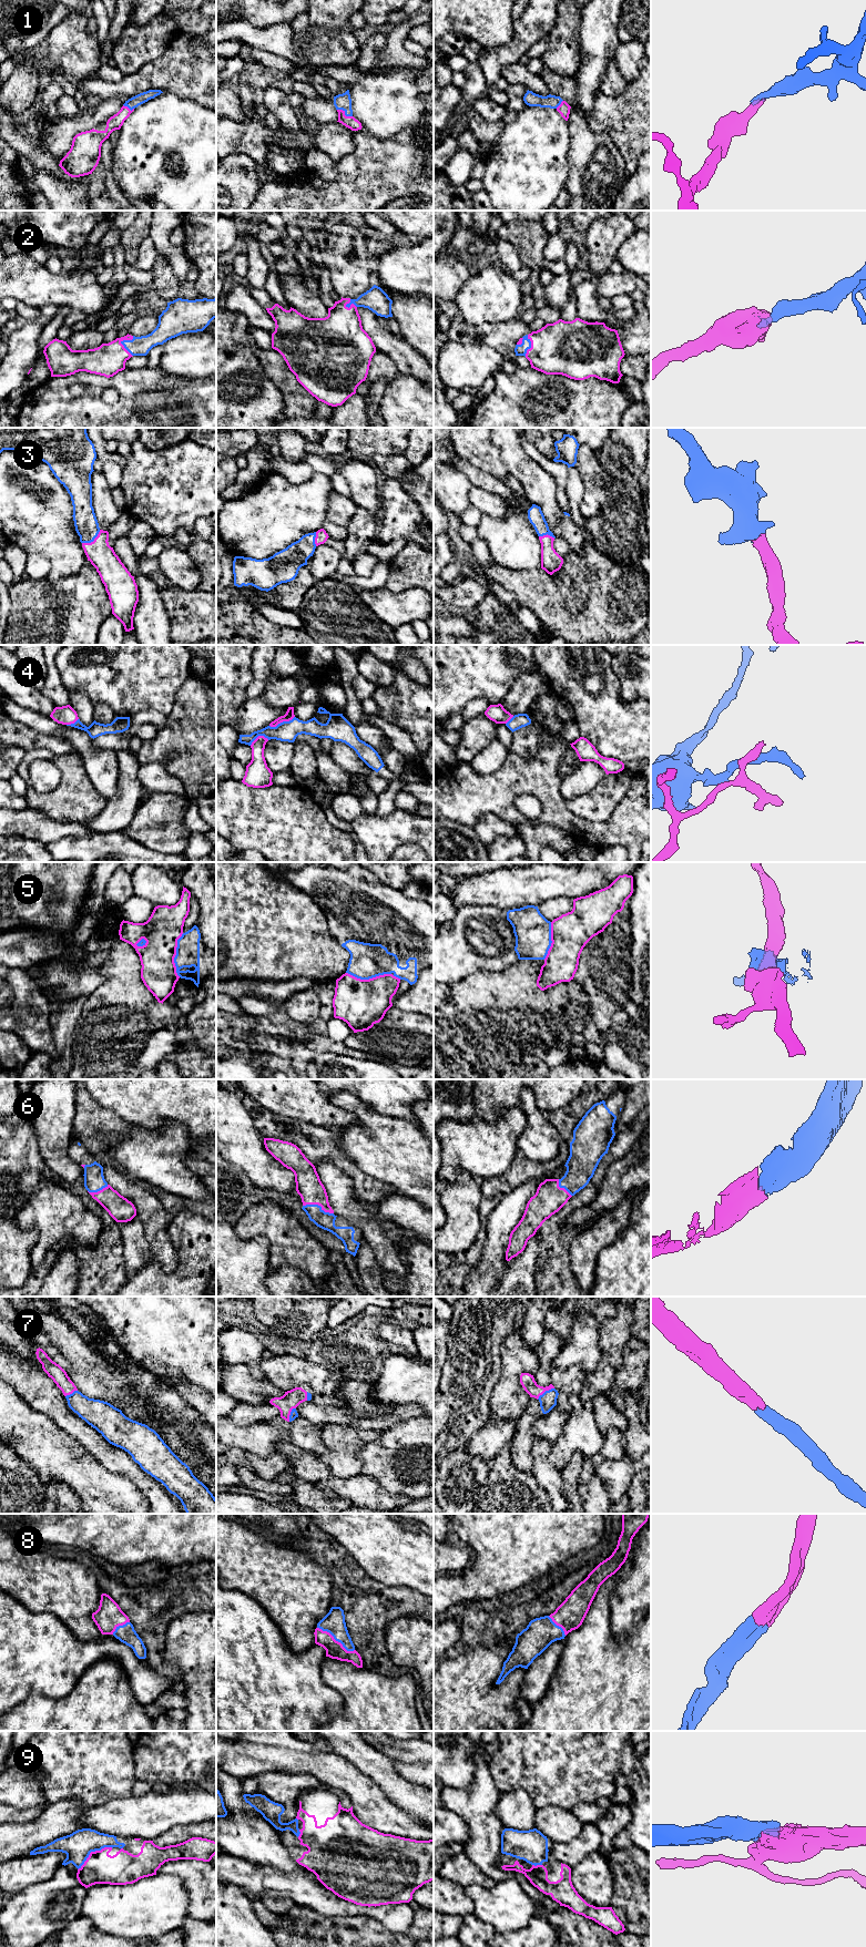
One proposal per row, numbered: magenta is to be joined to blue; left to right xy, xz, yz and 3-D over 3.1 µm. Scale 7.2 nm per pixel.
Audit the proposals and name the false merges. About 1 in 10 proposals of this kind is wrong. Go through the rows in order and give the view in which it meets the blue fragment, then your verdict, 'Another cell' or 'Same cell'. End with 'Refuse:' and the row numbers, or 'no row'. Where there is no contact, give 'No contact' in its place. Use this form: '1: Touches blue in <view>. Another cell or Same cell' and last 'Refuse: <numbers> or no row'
1: Touches blue in xz. Same cell
2: Touches blue in xy. Same cell
3: Touches blue in xy. Same cell
4: Touches blue in xz. Another cell
5: Touches blue in xz. Another cell
6: Touches blue in xz. Same cell
7: Touches blue in yz. Same cell
8: Touches blue in xz. Same cell
9: Touches blue in xy. Same cell
Refuse: 4, 5

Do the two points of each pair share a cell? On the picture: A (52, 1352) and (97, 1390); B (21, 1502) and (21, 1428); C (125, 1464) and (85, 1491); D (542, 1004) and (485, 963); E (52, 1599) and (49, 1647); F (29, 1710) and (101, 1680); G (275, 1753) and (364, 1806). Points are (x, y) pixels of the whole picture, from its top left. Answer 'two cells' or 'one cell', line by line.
A: two cells
B: two cells
C: two cells
D: two cells
E: two cells
F: one cell
G: one cell

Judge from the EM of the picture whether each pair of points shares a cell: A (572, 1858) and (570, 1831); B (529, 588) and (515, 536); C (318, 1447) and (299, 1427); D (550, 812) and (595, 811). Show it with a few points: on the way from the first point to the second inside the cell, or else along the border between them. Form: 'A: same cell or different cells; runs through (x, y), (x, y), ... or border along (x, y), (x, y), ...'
A: different cells; border along (583, 1825), (576, 1837), (566, 1842), (554, 1843)
B: different cells; border along (498, 564), (513, 570), (540, 567)
C: same cell; runs through (314, 1443), (303, 1432)
D: different cells; border along (566, 801), (566, 806), (576, 815), (598, 822)

